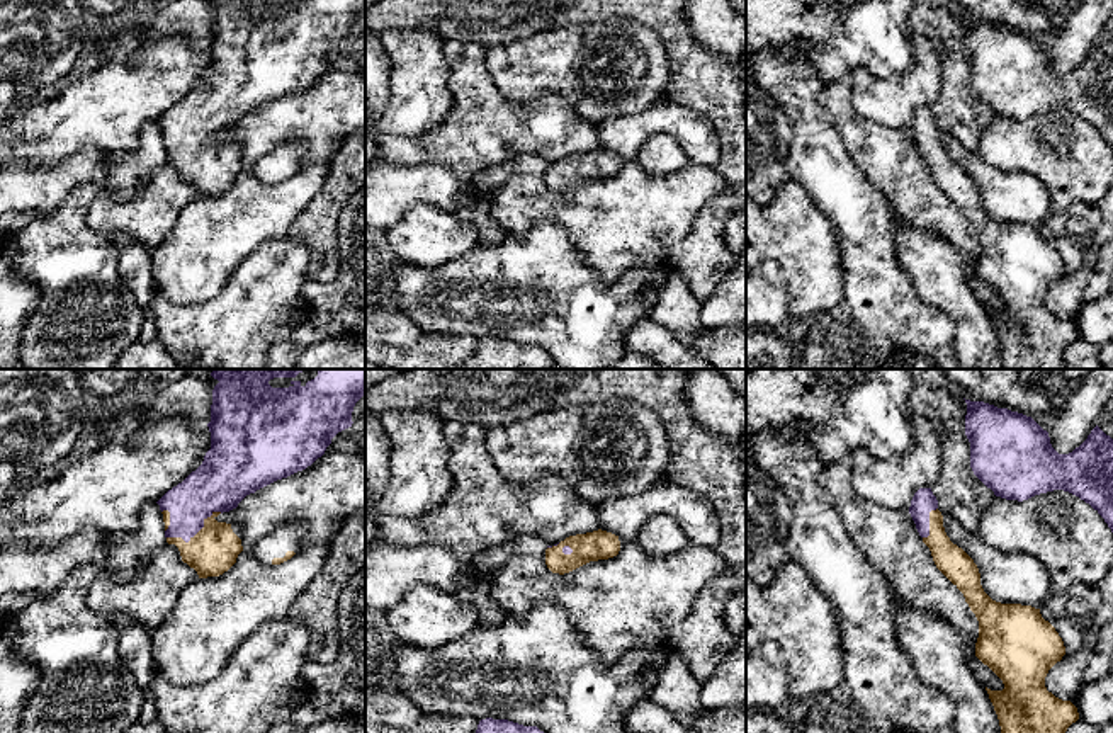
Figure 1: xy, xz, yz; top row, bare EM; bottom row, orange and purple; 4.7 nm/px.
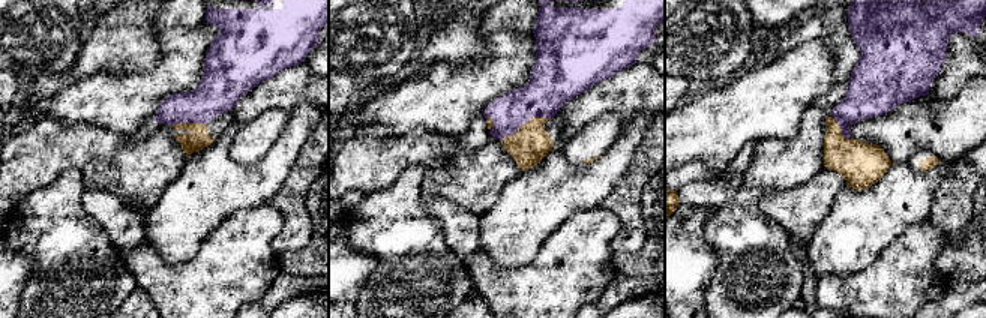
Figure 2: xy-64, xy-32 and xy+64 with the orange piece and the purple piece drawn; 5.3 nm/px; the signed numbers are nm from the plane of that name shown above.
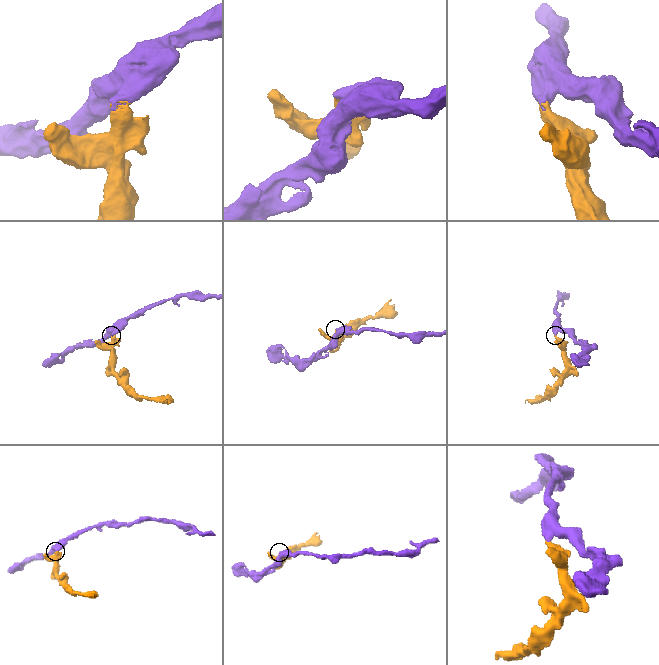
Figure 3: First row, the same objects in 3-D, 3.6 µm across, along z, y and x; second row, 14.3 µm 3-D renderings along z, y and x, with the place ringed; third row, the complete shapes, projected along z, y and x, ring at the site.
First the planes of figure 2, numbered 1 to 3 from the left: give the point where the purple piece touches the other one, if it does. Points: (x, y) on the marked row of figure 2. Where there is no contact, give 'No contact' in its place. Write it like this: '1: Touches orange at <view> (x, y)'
1: Touches orange at xy-64 (188, 123)
2: Touches orange at xy-32 (524, 123)
3: Touches orange at xy+64 (839, 131)

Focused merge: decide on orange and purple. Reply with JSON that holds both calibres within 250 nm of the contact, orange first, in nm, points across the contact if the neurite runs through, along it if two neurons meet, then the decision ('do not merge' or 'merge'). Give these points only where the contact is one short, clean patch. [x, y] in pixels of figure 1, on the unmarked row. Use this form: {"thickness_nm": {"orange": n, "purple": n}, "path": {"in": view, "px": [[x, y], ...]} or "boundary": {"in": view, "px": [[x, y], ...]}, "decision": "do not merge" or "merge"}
{"thickness_nm": {"orange": 220, "purple": 260}, "path": {"in": "xy", "px": [[214, 167], [197, 152], [197, 125], [218, 104]]}, "decision": "merge"}

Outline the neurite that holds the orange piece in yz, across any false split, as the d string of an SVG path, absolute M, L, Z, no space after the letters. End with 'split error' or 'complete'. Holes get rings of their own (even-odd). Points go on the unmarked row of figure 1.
M919 107L909 126L923 162L929 167L936 187L963 213L965 221L979 240L975 276L1004 303L1003 310L986 306L1001 345L1003 369L1065 369L1065 350L1079 338L1071 320L1055 316L1045 306L1048 289L1062 279L1065 265L1055 247L1045 240L1040 228L1021 223L992 219L980 204L980 192L974 179L950 160L943 146L943 134L931 107Z; split error

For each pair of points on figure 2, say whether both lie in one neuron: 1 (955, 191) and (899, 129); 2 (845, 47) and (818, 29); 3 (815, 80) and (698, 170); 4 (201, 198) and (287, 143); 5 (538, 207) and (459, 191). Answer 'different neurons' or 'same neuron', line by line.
1: different neurons
2: same neuron
3: different neurons
4: same neuron
5: different neurons

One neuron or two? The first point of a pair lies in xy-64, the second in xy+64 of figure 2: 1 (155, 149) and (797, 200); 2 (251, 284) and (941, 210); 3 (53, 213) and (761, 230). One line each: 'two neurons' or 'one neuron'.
1: one neuron
2: two neurons
3: one neuron

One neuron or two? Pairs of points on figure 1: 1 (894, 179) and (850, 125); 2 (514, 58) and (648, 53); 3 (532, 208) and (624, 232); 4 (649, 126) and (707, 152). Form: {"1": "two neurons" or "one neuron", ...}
{"1": "one neuron", "2": "one neuron", "3": "one neuron", "4": "one neuron"}

